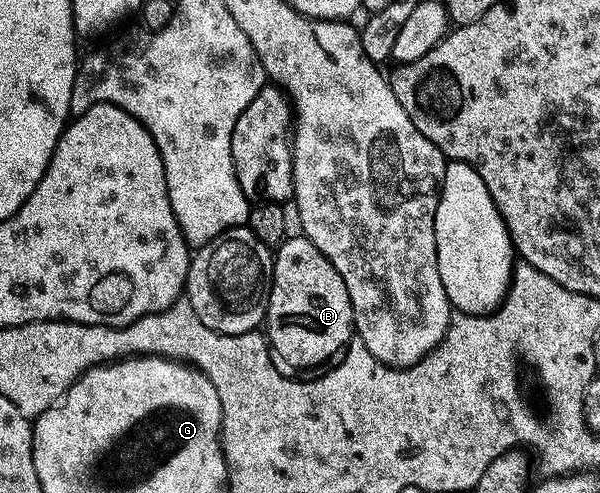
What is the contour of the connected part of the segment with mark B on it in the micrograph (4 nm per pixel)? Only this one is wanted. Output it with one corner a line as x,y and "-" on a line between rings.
287,237
277,247
270,308
264,323
274,367
287,376
302,376
305,370
333,363
356,337
352,296
348,296
344,276
310,238
297,237

